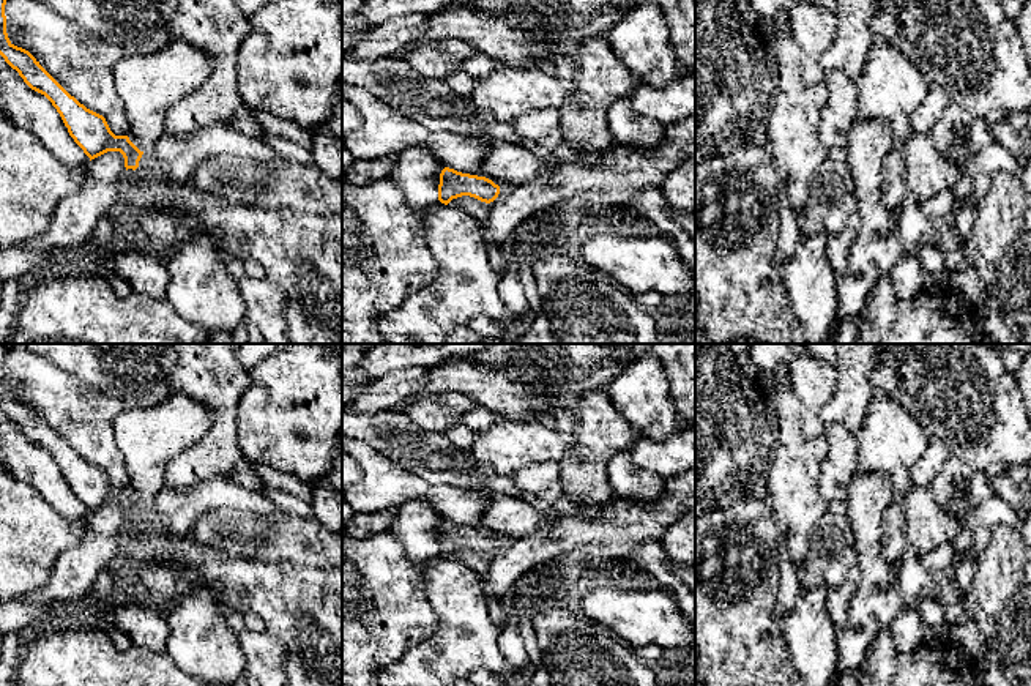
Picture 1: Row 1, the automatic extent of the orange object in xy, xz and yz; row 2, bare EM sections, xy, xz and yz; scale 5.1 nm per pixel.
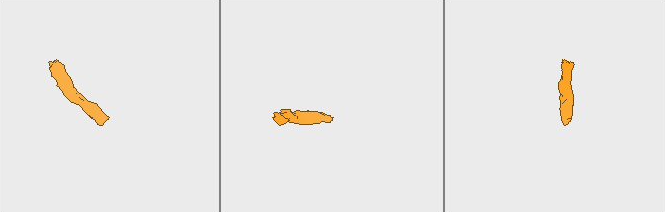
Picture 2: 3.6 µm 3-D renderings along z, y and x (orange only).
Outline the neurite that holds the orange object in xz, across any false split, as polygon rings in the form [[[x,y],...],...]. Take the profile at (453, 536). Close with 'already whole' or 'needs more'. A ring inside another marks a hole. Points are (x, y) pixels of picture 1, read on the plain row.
[[[445,520],[440,527],[438,554],[448,558],[452,552],[470,549],[490,557],[512,547],[517,539],[486,530],[462,527]]]; needs more

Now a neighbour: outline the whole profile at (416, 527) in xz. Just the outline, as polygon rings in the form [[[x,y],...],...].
[[[411,500],[397,508],[389,535],[400,541],[410,560],[422,561],[440,555],[438,538],[443,522],[427,501]]]

